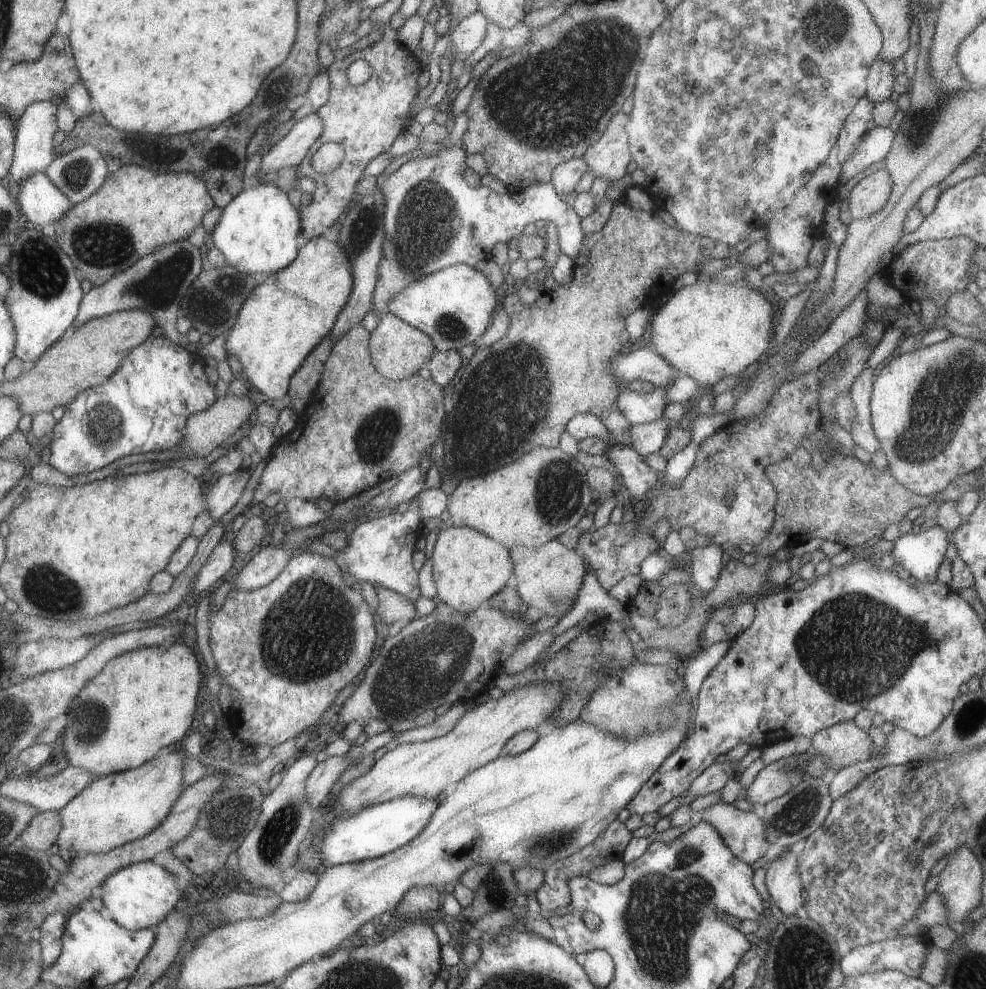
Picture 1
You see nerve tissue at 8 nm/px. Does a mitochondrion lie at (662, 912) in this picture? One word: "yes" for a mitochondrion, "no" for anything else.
yes

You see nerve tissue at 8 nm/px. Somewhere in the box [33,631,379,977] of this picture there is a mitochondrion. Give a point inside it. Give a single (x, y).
(226, 818)

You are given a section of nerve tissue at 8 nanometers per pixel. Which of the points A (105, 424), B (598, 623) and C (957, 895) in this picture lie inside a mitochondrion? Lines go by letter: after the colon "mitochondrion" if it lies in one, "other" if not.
A: mitochondrion
B: other
C: other

